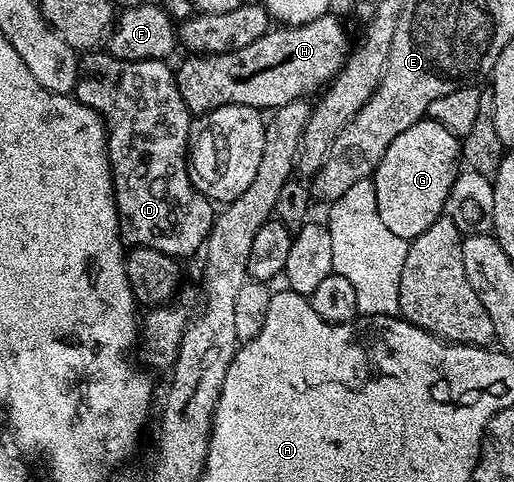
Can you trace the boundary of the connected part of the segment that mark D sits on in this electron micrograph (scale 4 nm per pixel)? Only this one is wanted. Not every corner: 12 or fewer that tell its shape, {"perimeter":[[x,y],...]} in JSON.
{"perimeter":[[92,49],[74,98],[107,128],[119,234],[184,261],[217,207],[161,59]]}

